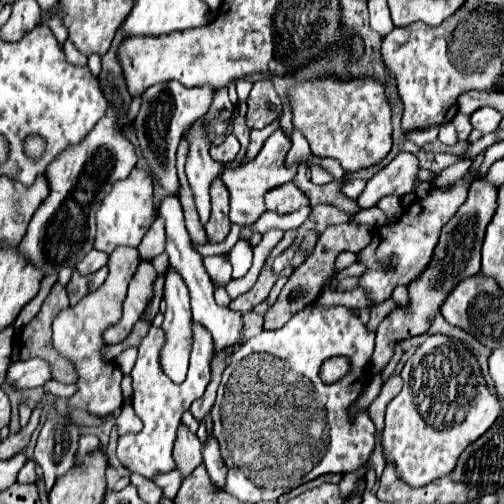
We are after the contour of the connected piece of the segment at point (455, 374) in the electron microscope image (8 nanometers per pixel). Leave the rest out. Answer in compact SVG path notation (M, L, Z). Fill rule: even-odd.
M444 334L426 338L406 362L402 380L402 392L386 408L382 450L406 484L424 486L452 472L460 452L500 416L502 402L488 390L476 356L462 342Z

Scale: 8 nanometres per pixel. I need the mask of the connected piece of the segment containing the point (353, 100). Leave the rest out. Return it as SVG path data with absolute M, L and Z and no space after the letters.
M322 76L316 80L308 80L296 84L288 90L290 108L292 108L292 124L302 130L306 136L312 154L322 158L333 158L340 162L346 172L358 172L370 166L380 164L390 148L392 148L392 122L390 122L390 104L384 92L384 84L372 76L338 80L334 76Z

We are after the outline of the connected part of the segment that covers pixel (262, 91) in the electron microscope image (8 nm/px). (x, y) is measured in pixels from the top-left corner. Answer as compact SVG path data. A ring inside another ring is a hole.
M260 80L254 84L250 96L248 96L248 114L246 124L250 128L262 130L264 126L280 120L284 112L284 104L280 96L276 94L270 80Z

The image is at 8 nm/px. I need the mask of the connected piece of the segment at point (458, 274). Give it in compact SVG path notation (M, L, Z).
M476 180L470 188L468 200L458 208L458 212L448 220L448 224L442 228L442 236L440 242L436 246L434 258L430 262L430 266L426 268L426 272L408 286L408 294L410 294L410 308L408 310L394 310L376 332L376 348L371 357L372 374L378 374L390 362L392 354L394 354L394 346L406 338L418 336L418 334L426 334L434 314L440 310L440 304L446 300L446 296L452 292L452 288L468 278L474 276L476 272L480 272L480 248L482 248L482 240L484 240L484 232L486 226L490 224L494 212L496 212L496 204L498 204L498 188L494 184L490 184L488 180Z

